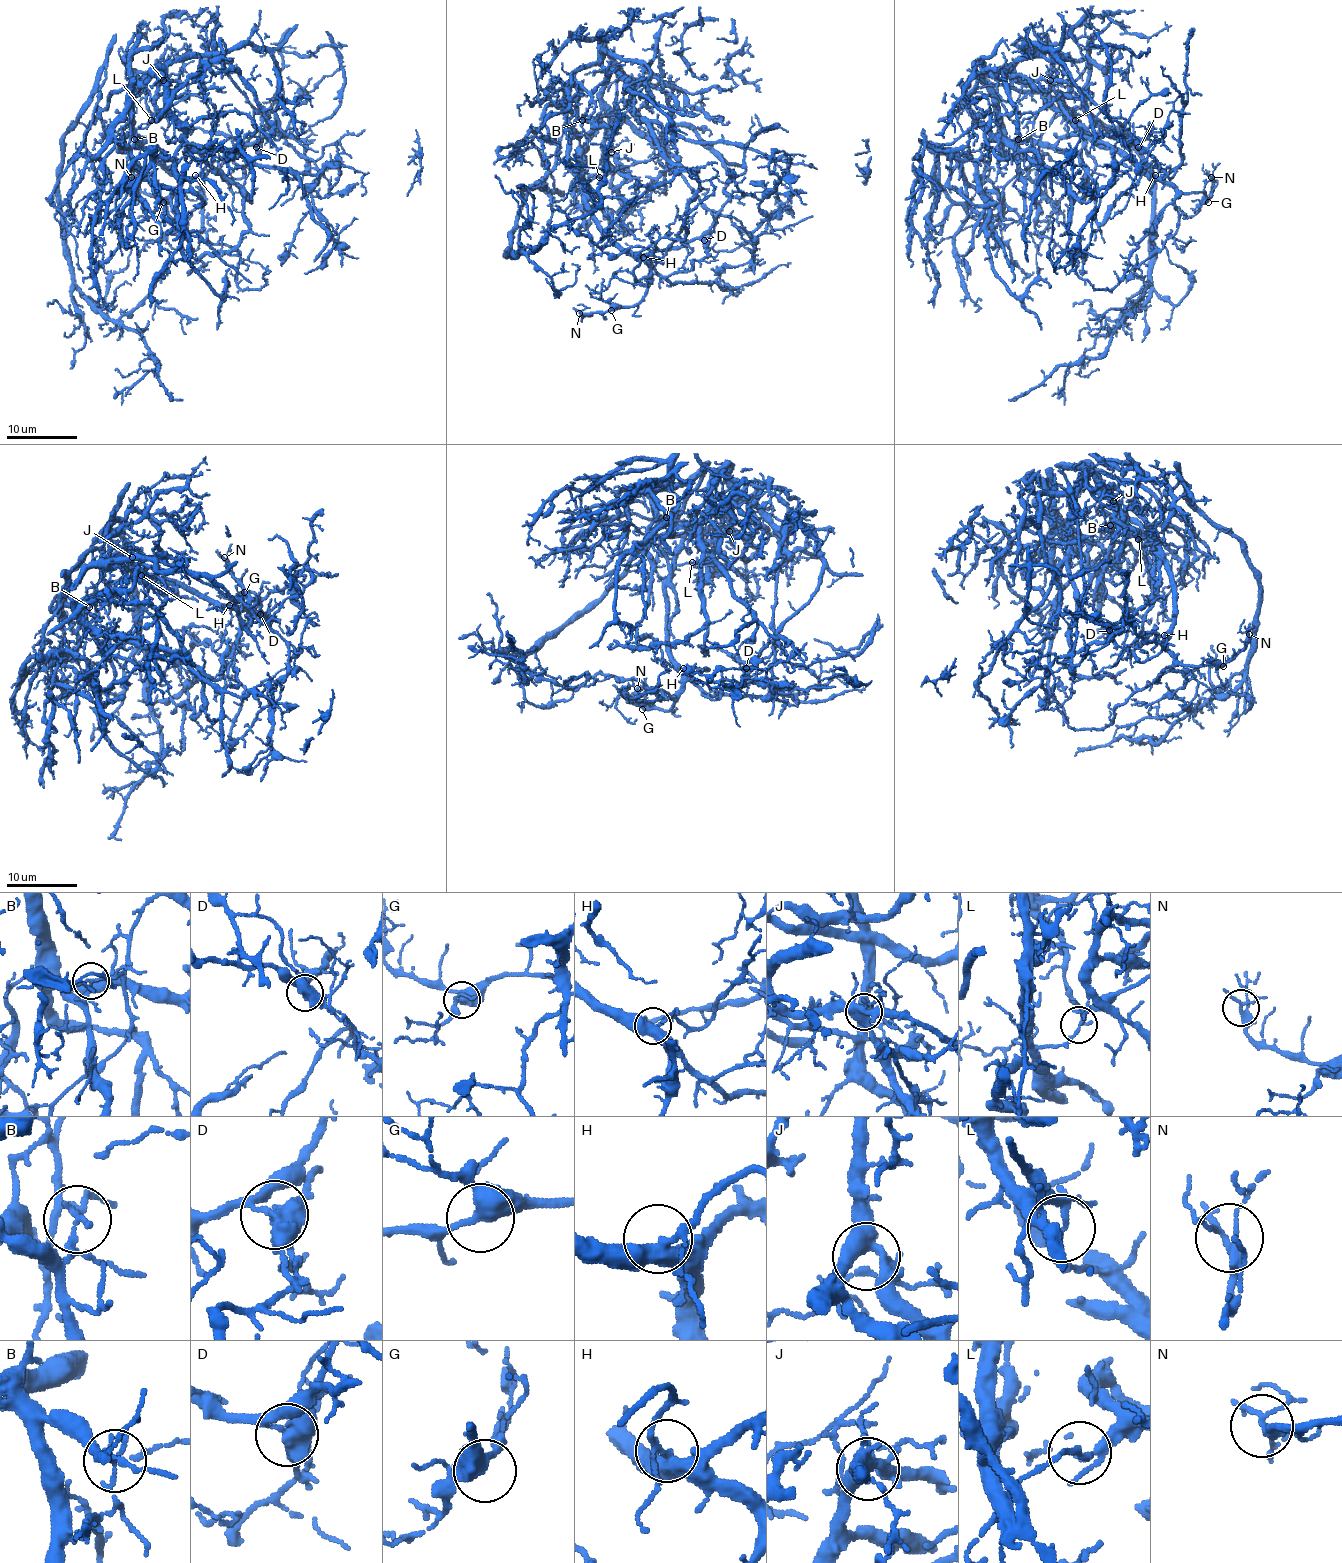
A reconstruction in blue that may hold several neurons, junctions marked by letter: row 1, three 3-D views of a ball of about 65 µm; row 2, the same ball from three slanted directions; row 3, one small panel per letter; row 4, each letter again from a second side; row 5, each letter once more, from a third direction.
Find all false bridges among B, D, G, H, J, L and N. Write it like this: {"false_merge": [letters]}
{"false_merge": ["B", "D", "L"]}

